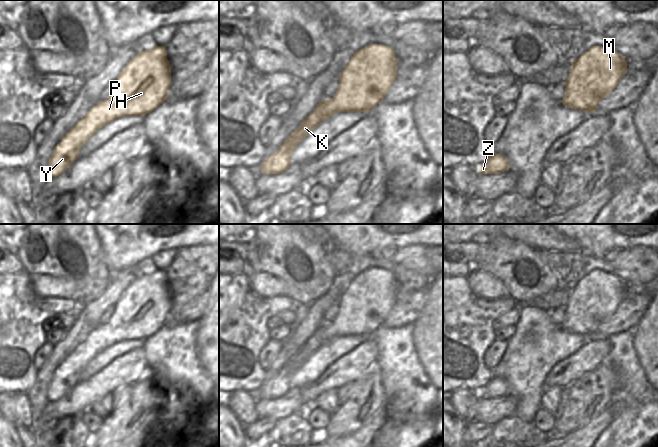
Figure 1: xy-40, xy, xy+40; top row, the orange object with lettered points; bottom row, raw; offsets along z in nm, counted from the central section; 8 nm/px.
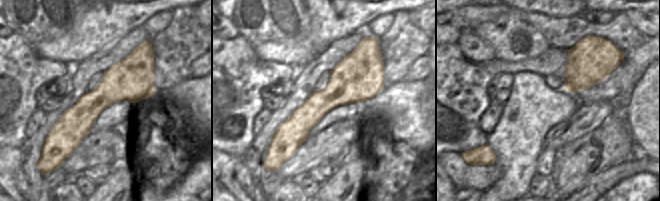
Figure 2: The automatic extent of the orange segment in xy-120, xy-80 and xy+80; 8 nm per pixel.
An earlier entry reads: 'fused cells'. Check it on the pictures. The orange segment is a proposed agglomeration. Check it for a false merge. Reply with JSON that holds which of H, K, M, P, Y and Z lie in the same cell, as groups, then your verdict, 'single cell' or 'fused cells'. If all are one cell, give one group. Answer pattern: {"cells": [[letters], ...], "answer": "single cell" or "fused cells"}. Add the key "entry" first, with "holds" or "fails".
{"entry": "fails", "cells": [["H", "K", "M", "P", "Y", "Z"]], "answer": "single cell"}

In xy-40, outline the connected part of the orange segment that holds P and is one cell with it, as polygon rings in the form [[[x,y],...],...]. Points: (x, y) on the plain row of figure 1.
[[[165,270],[139,276],[123,292],[111,319],[95,328],[61,363],[47,389],[47,401],[56,402],[78,382],[81,371],[103,350],[122,340],[144,340],[167,324],[171,311],[171,291]]]

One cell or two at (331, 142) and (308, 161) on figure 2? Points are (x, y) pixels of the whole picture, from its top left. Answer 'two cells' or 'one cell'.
one cell

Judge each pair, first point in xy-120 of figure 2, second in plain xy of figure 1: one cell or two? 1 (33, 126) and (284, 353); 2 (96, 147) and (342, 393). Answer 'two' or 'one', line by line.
1: two
2: two

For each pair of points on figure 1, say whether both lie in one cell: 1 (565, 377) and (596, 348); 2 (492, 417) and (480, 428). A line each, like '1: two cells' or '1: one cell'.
1: one cell
2: two cells

